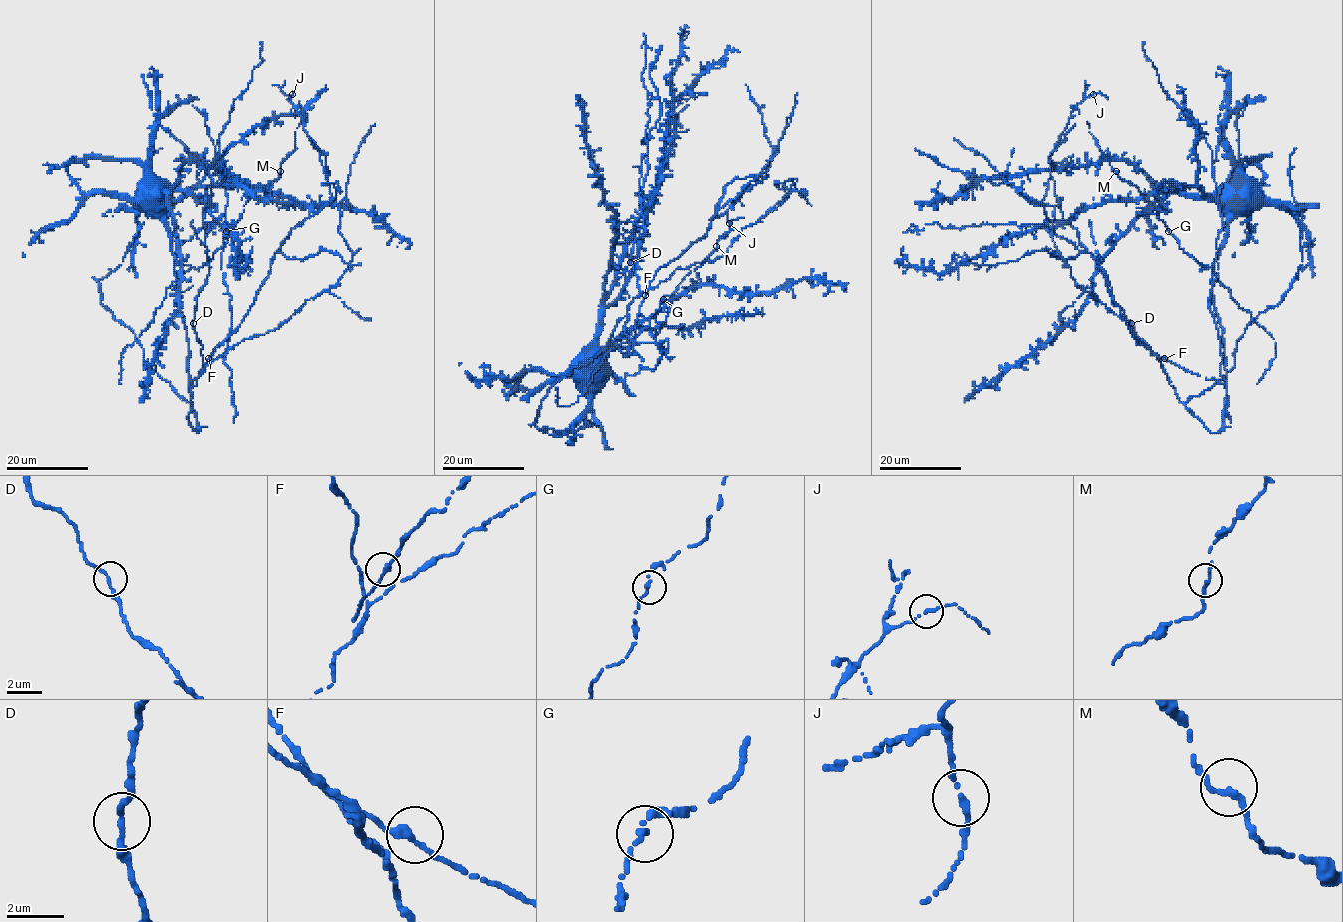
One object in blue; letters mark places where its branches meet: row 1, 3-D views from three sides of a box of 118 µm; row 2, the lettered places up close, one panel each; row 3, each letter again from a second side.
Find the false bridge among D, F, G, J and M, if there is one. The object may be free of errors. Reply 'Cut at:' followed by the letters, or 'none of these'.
Cut at: none of these

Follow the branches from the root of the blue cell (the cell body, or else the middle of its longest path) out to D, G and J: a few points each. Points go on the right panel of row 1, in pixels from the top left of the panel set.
D: (1223, 200), (1227, 234), (1212, 276), (1226, 371), (1225, 416), (1218, 432), (1179, 399), (1160, 361), (1132, 323)
G: (1223, 200), (1227, 234), (1214, 261), (1214, 283), (1218, 278), (1215, 273), (1181, 249), (1168, 231)
J: (1223, 200), (1226, 402), (1211, 432), (1136, 342), (1100, 263), (1044, 211), (1052, 152), (1093, 93)

